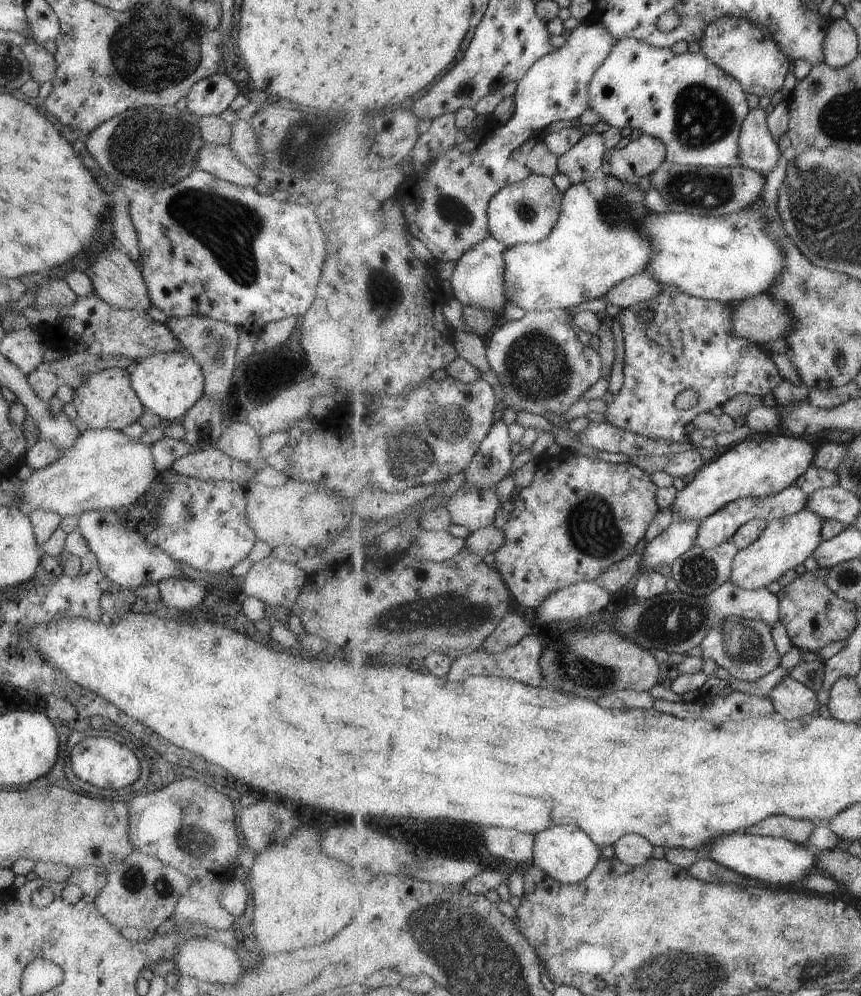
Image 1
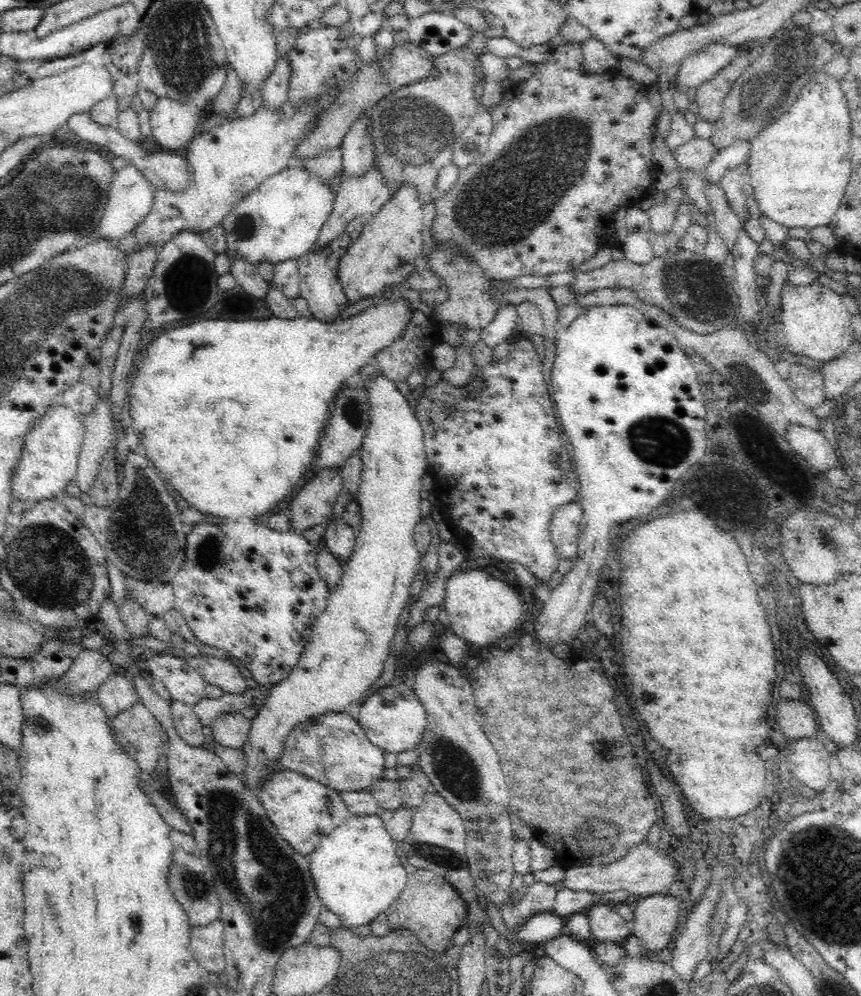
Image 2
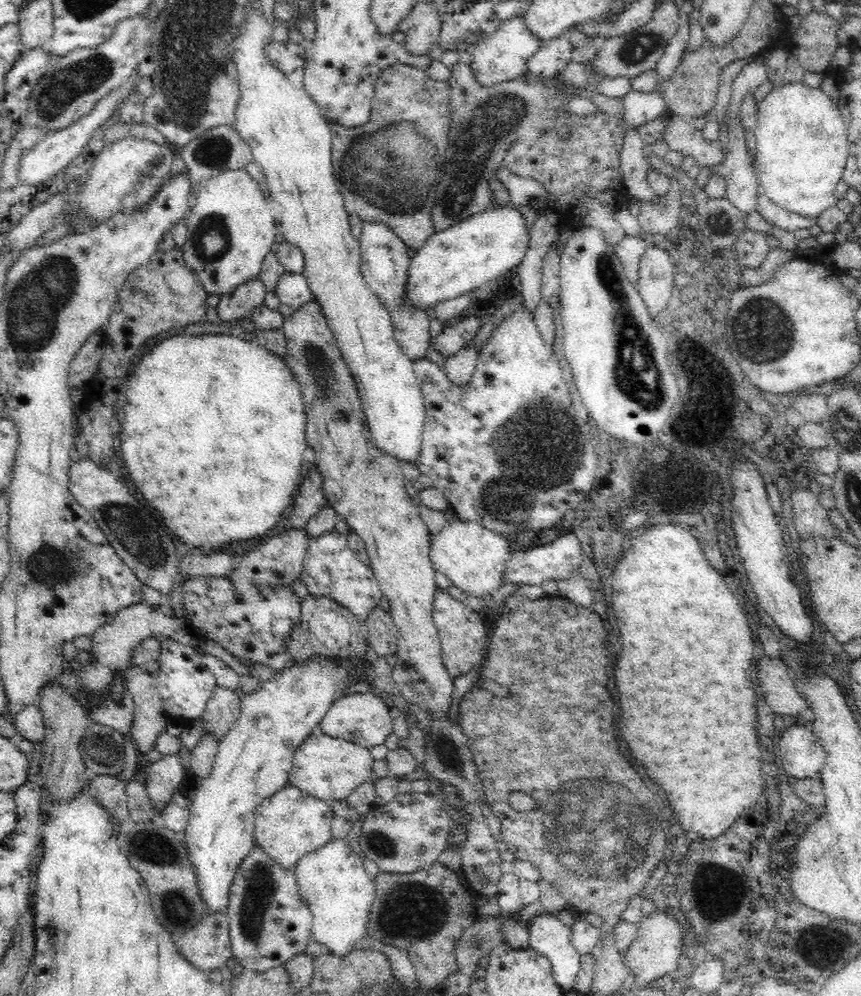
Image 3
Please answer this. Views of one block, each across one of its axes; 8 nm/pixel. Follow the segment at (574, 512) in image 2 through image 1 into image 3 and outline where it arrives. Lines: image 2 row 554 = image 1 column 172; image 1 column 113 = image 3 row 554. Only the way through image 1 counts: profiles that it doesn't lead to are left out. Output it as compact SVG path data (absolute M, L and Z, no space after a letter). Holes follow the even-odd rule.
M574 531L559 535L552 544L538 546L525 550L522 548L513 548L513 552L506 562L506 570L504 570L504 582L514 582L514 584L522 585L538 585L543 582L568 578L572 573L577 571L584 559L583 548L581 542L576 537Z

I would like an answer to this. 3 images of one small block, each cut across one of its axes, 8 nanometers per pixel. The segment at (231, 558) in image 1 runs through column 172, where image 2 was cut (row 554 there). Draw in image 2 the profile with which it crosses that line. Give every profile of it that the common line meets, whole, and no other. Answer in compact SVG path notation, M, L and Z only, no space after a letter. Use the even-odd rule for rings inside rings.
M527 335L526 339L511 345L506 358L498 362L492 361L482 368L476 368L471 379L465 385L456 386L440 380L432 388L424 390L415 410L415 415L423 428L424 448L429 463L428 469L434 480L434 491L439 498L438 506L443 517L443 520L439 521L436 526L440 544L442 542L458 542L464 550L472 552L476 557L500 559L507 563L518 562L532 573L536 578L536 584L548 584L552 574L556 572L558 561L561 559L549 535L552 516L560 506L577 501L579 494L579 479L573 471L572 451L566 447L567 439L558 423L555 404L548 392L548 384L544 380L542 369L543 361L536 355L534 345Z

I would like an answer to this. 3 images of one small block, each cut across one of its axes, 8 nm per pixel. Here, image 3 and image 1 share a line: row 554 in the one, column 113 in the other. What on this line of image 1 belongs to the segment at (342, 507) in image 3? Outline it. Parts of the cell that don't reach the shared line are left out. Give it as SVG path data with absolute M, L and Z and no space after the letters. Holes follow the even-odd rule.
M105 369L86 376L86 382L73 389L78 422L93 429L116 429L130 426L144 413L144 406L130 385L130 376L125 369Z

